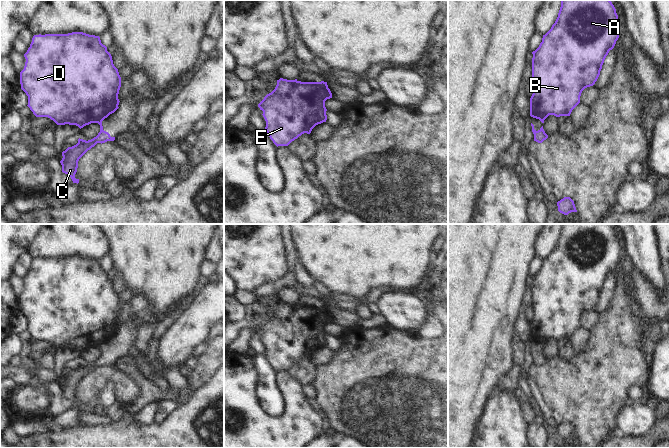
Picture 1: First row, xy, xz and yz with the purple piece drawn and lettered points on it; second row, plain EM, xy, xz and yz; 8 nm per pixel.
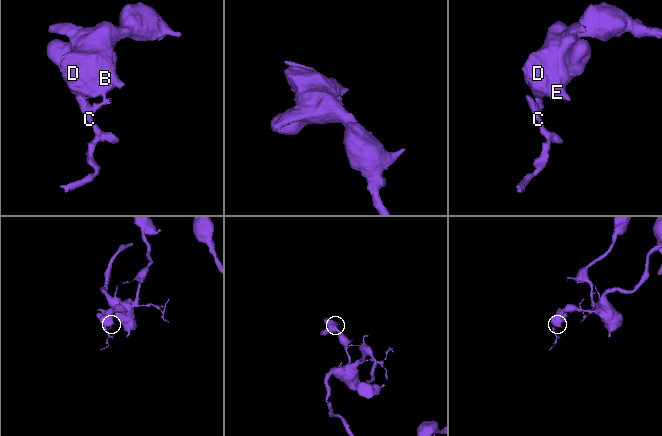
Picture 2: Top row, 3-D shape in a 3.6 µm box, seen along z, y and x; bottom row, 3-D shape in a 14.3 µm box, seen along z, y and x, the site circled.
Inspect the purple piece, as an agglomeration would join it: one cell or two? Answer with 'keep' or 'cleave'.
cleave

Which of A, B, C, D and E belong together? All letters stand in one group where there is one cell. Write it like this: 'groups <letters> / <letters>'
groups A B D E / C

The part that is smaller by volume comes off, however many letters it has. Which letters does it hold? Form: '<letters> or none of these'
C

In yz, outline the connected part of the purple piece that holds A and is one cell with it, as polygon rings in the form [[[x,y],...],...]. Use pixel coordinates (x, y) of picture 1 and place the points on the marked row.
[[[561,0],[561,7],[558,13],[558,17],[555,23],[552,25],[551,29],[543,35],[542,42],[539,47],[532,52],[532,86],[533,94],[530,98],[530,116],[540,117],[546,119],[549,115],[554,115],[556,117],[560,116],[570,116],[572,110],[580,103],[580,96],[582,91],[590,86],[593,86],[597,81],[602,65],[609,51],[612,50],[616,44],[620,35],[620,21],[616,13],[616,9],[610,0]]]

